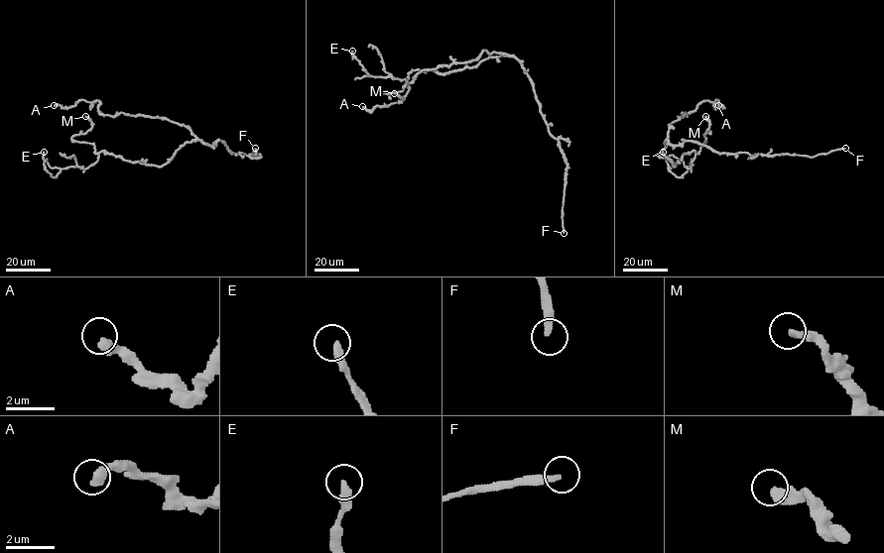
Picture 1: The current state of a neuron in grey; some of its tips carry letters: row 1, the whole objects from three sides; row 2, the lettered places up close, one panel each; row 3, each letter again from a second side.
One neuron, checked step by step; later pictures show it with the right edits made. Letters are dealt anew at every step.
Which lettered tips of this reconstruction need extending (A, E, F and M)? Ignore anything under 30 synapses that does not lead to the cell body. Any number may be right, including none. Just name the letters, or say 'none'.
F

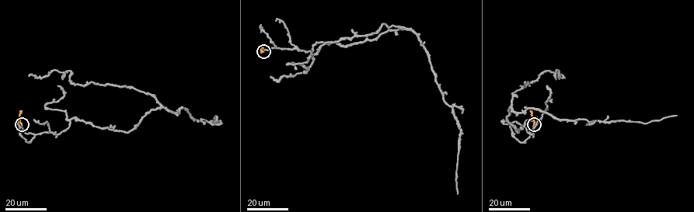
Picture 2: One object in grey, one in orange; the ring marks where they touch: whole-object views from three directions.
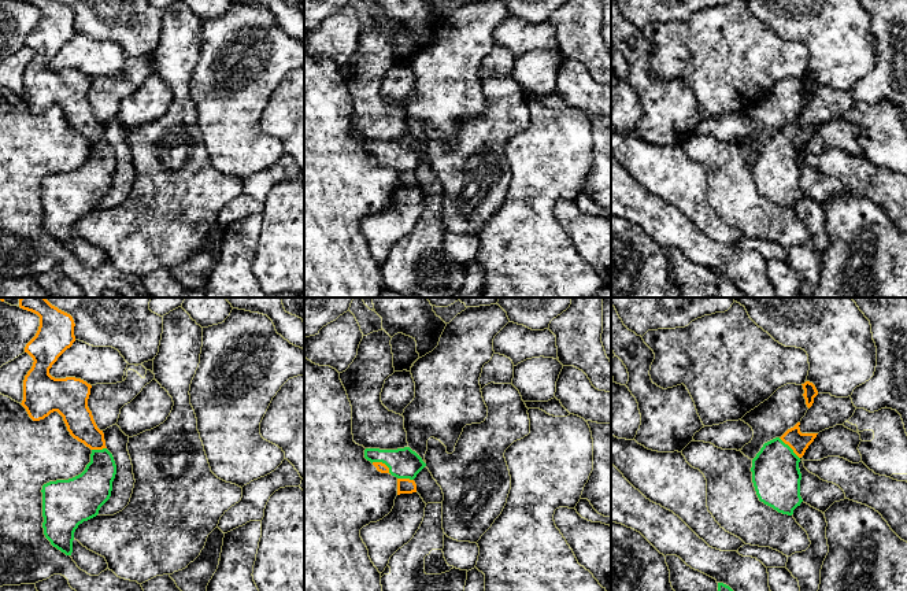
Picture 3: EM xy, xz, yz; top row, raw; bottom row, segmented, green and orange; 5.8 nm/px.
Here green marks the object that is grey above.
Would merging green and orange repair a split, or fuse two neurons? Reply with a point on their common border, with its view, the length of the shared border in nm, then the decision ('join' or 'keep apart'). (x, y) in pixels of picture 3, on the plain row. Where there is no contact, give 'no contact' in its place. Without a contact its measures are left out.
xz (382, 155) | 140 nm | join

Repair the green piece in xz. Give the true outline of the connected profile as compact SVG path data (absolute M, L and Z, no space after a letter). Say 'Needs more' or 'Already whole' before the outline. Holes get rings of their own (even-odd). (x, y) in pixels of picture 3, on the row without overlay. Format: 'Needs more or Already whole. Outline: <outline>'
Needs more. Outline: M410 140L397 143L366 141L364 151L370 154L378 165L389 166L397 171L397 188L417 185L414 171L426 156Z

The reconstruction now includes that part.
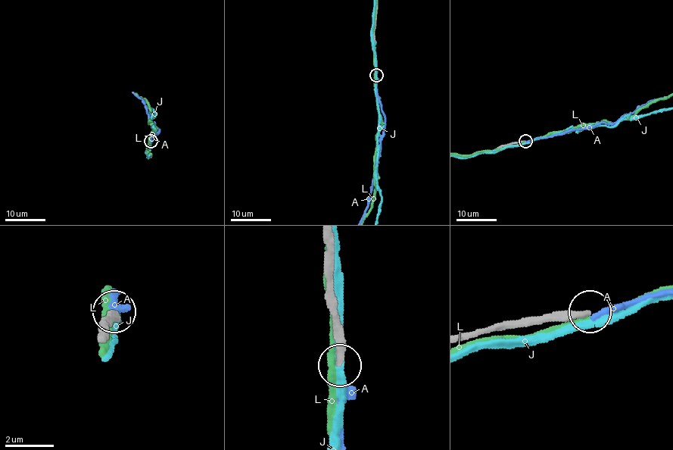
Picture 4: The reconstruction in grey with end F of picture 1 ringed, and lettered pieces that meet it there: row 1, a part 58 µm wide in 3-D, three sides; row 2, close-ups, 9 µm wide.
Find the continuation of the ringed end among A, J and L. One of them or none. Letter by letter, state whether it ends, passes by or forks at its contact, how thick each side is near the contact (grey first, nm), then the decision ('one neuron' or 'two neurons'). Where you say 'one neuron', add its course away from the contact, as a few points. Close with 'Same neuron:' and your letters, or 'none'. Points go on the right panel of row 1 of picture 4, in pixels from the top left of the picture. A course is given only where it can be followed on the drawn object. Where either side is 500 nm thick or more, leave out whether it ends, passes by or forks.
A: it ends | 280/280 nm | two neurons
J: it passes by | 280/280 nm | two neurons
L: it passes by | 400/260 nm | two neurons
Same neuron: none

